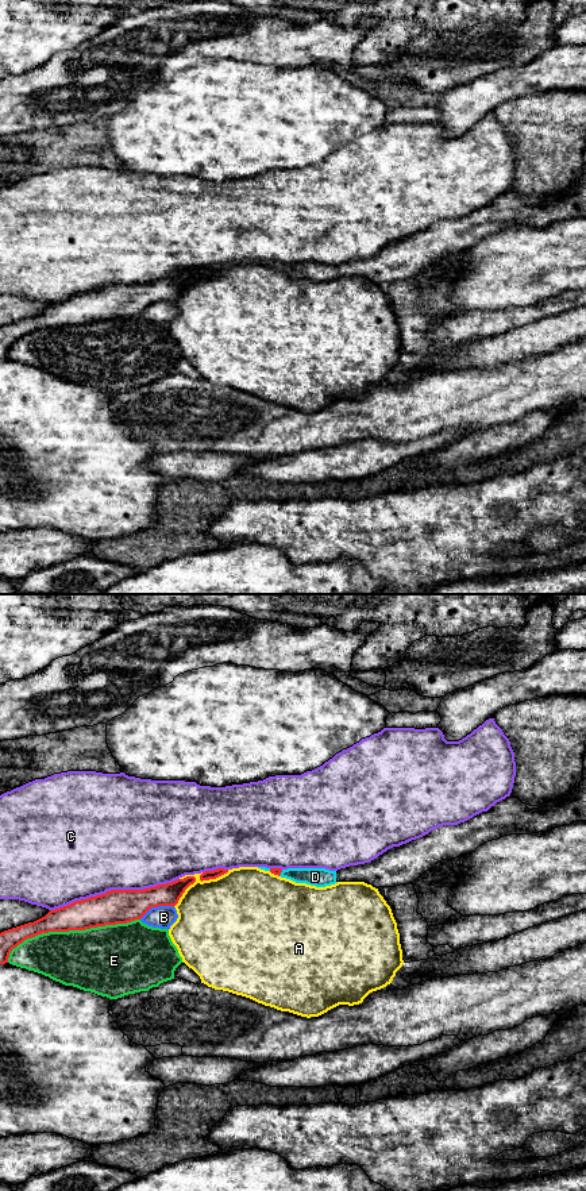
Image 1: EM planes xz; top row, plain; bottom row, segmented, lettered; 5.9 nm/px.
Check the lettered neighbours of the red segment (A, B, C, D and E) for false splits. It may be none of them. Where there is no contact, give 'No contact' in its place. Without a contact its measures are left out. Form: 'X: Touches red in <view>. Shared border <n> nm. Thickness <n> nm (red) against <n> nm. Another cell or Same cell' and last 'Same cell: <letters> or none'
A: Touches red in xz. Shared border 220 nm. Thickness 140 nm (red) against 460 nm. Another cell
B: Touches red in xz. Shared border 220 nm. Thickness 200 nm (red) against 140 nm. Another cell
C: Touches red in xz. Shared border 800 nm. Thickness 200 nm (red) against 500 nm. Another cell
D: Touches red in xz. Shared border 50 nm. Thickness 50 nm (red) against 110 nm. Same cell
E: Touches red in xz. Shared border 850 nm. Thickness 190 nm (red) against 380 nm. Another cell
Same cell: D

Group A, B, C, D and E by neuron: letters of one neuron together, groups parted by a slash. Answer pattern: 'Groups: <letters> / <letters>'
Groups: A / B / C / D / E

